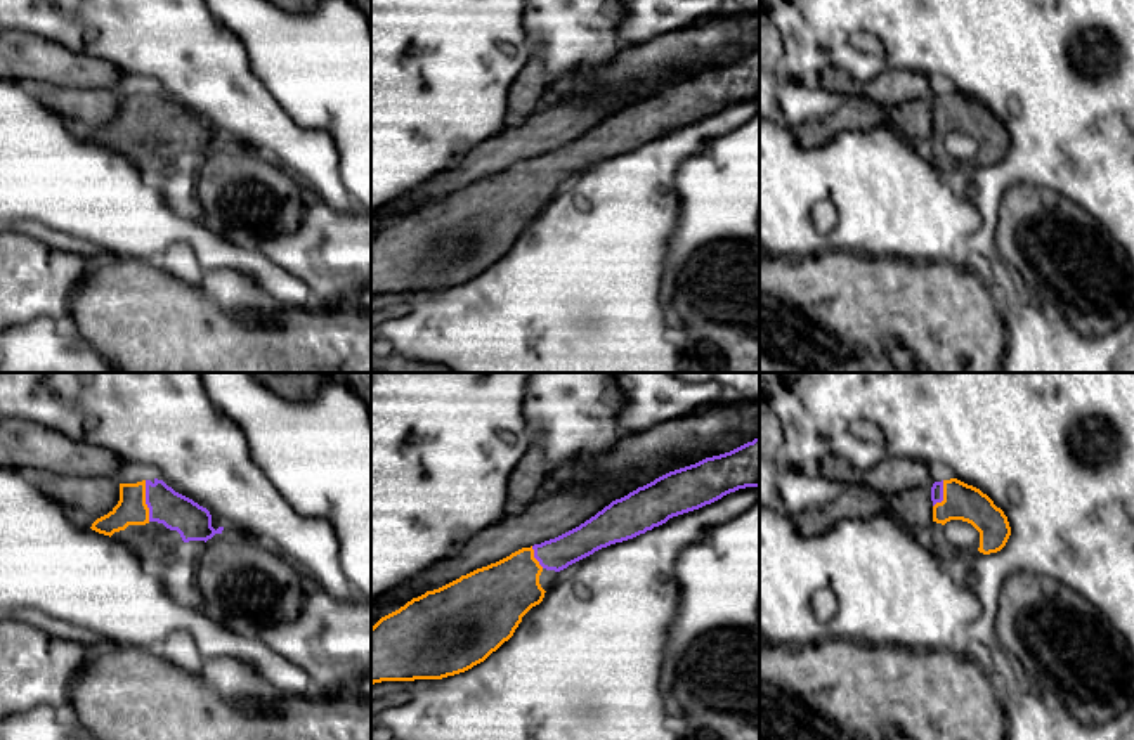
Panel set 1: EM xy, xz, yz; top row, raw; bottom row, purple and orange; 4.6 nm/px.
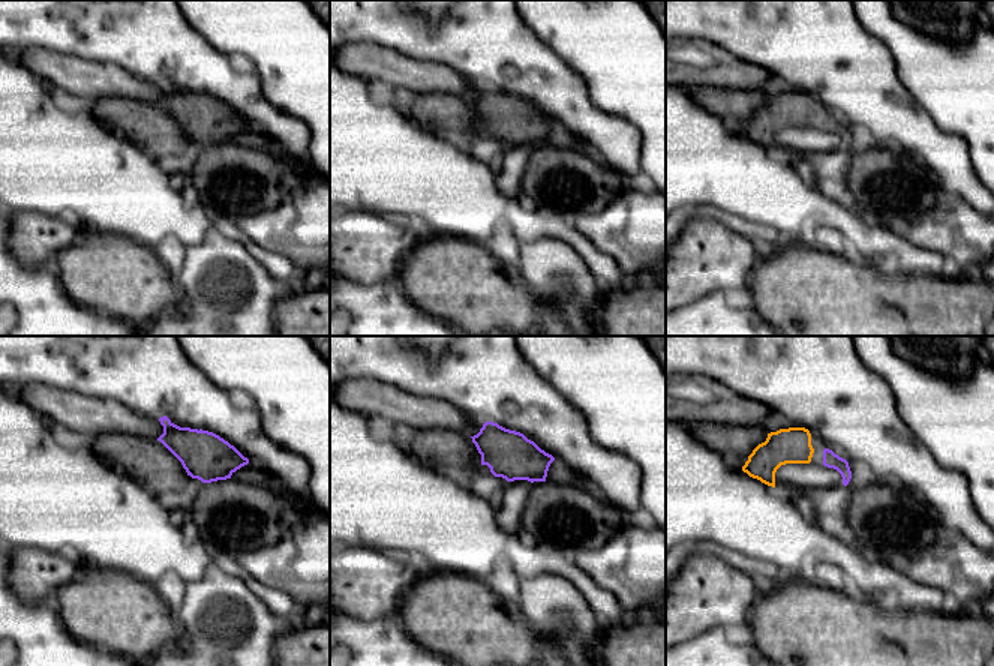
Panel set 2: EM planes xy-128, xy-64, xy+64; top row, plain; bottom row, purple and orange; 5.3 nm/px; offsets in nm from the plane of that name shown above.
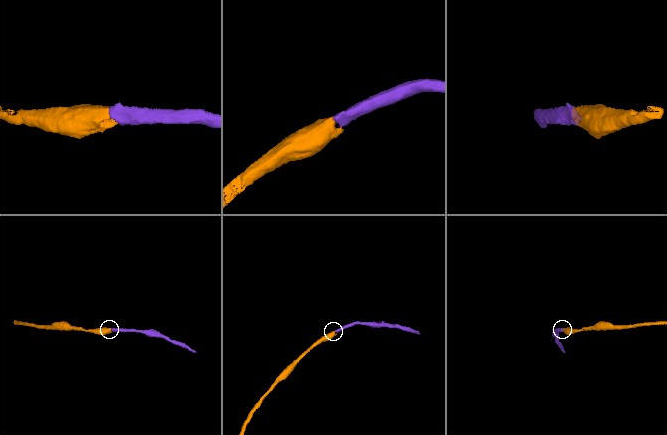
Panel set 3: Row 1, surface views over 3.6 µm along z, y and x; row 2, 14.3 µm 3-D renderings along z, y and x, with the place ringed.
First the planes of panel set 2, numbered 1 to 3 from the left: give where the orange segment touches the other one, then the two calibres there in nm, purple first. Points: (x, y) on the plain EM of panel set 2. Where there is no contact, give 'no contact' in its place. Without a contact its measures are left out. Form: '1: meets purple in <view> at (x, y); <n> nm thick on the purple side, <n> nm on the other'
1: no contact
2: no contact
3: no contact

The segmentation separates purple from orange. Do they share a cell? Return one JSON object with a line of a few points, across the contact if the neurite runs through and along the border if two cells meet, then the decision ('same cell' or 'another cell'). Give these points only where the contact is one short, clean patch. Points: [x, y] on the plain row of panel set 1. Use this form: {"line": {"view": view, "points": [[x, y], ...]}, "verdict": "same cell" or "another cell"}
{"line": {"view": "xy", "points": [[175, 123], [156, 113], [146, 113], [130, 122]]}, "verdict": "same cell"}

